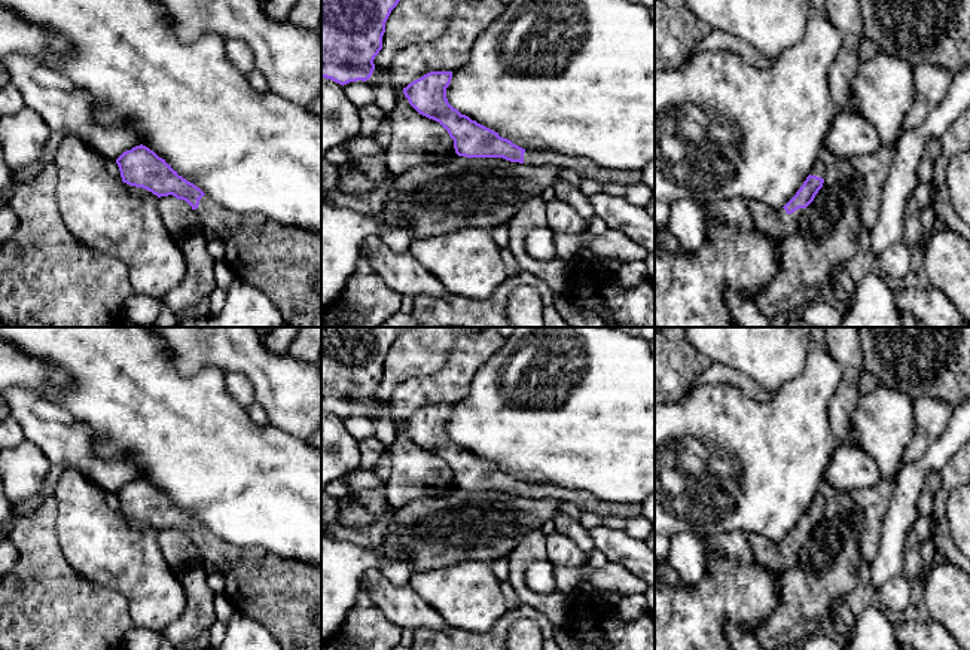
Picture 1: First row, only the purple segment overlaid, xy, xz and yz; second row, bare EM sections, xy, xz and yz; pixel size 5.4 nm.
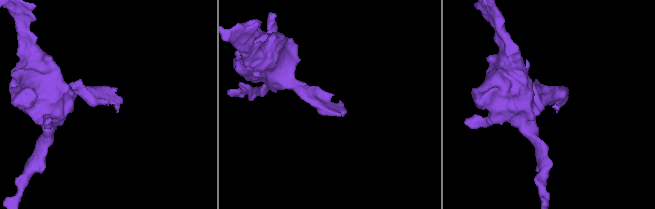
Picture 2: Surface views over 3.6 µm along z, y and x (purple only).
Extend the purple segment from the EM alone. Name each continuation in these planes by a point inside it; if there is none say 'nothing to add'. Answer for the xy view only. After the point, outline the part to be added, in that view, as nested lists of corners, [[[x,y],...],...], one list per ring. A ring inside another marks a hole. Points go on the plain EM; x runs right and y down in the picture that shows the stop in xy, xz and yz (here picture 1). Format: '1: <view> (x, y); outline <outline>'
1: xy (284, 595); outline [[[204,528],[195,543],[201,553],[205,571],[225,577],[225,595],[231,599],[237,613],[253,617],[262,623],[277,640],[281,650],[321,650],[321,628],[317,616],[321,611],[321,568],[301,559],[287,559],[260,549],[237,549],[219,541],[211,531]]]

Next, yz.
1: yz (774, 555); outline [[[750,534],[748,541],[757,562],[777,576],[781,576],[796,564],[797,555],[805,543],[799,541],[787,547],[784,541],[774,541],[759,534]]]

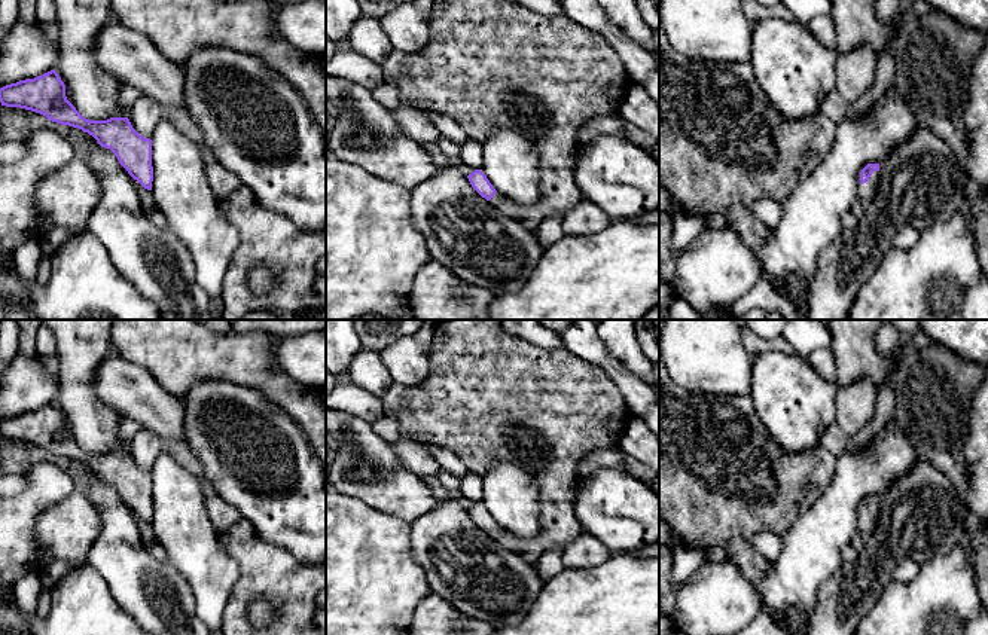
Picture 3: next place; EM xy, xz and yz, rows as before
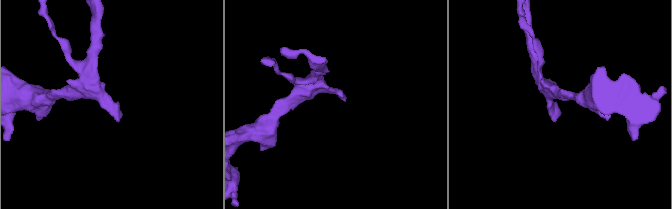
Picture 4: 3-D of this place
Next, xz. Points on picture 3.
1: xz (491, 397); outline [[[439,320],[434,326],[434,335],[430,348],[430,373],[424,382],[420,382],[414,387],[400,387],[393,384],[385,394],[382,396],[384,404],[384,415],[396,416],[399,421],[399,431],[402,437],[412,439],[421,443],[439,446],[443,449],[451,451],[455,454],[463,464],[467,467],[469,471],[484,474],[488,468],[509,462],[513,465],[519,465],[524,470],[530,471],[534,480],[539,485],[539,504],[540,504],[540,515],[539,515],[539,525],[540,534],[533,538],[518,538],[513,537],[510,532],[504,531],[500,525],[488,534],[494,541],[497,541],[504,549],[521,555],[527,562],[536,565],[540,556],[552,549],[556,547],[561,552],[567,547],[568,543],[576,540],[583,531],[582,526],[573,512],[573,485],[576,480],[576,467],[577,462],[591,451],[600,448],[616,448],[619,443],[619,437],[622,436],[625,425],[631,419],[631,413],[628,406],[613,379],[597,364],[585,361],[568,349],[545,349],[537,346],[528,341],[524,341],[518,336],[507,333],[501,327],[501,320]]]

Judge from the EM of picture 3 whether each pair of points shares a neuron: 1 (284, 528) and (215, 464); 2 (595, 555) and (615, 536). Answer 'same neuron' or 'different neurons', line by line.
1: same neuron
2: different neurons

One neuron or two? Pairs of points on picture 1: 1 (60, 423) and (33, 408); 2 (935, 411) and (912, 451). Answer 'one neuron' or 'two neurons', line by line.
1: one neuron
2: one neuron

